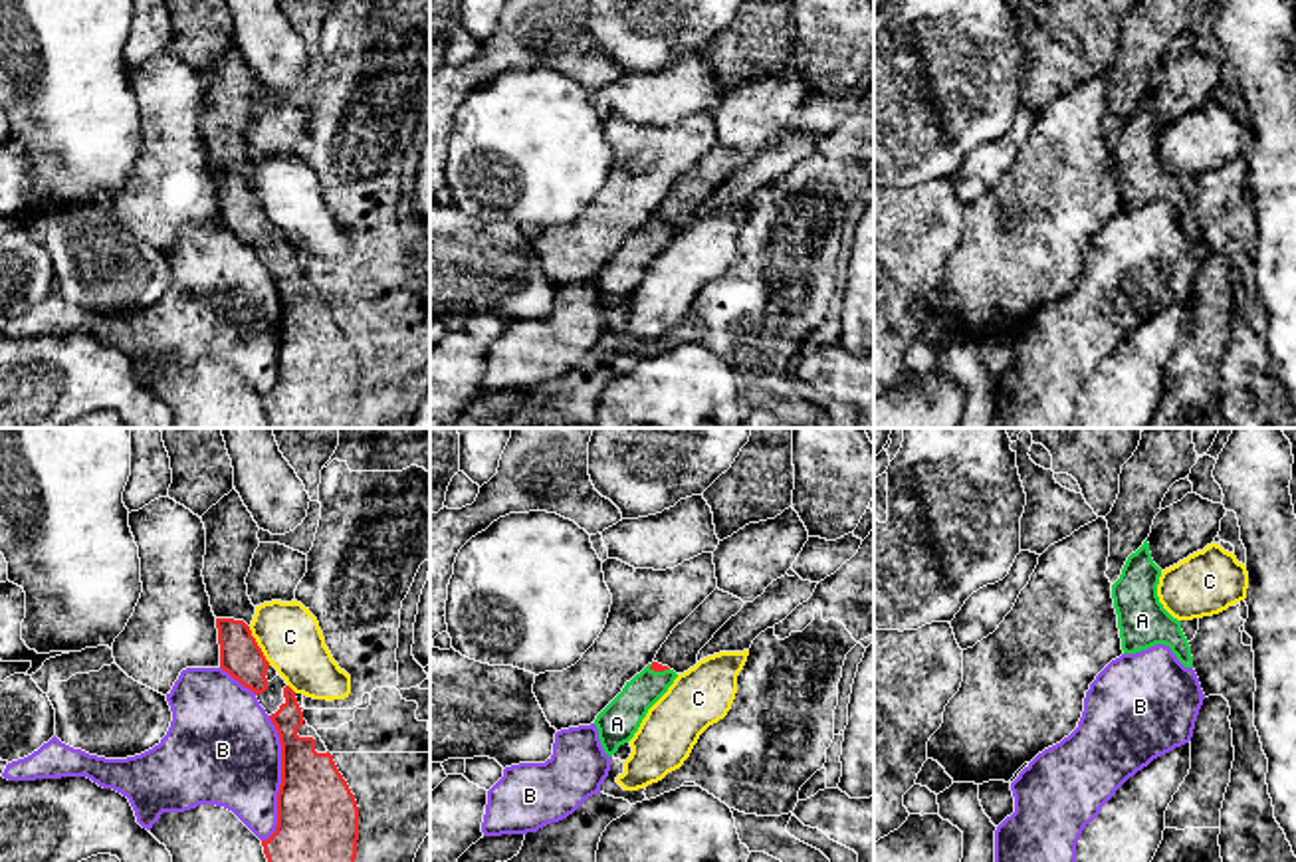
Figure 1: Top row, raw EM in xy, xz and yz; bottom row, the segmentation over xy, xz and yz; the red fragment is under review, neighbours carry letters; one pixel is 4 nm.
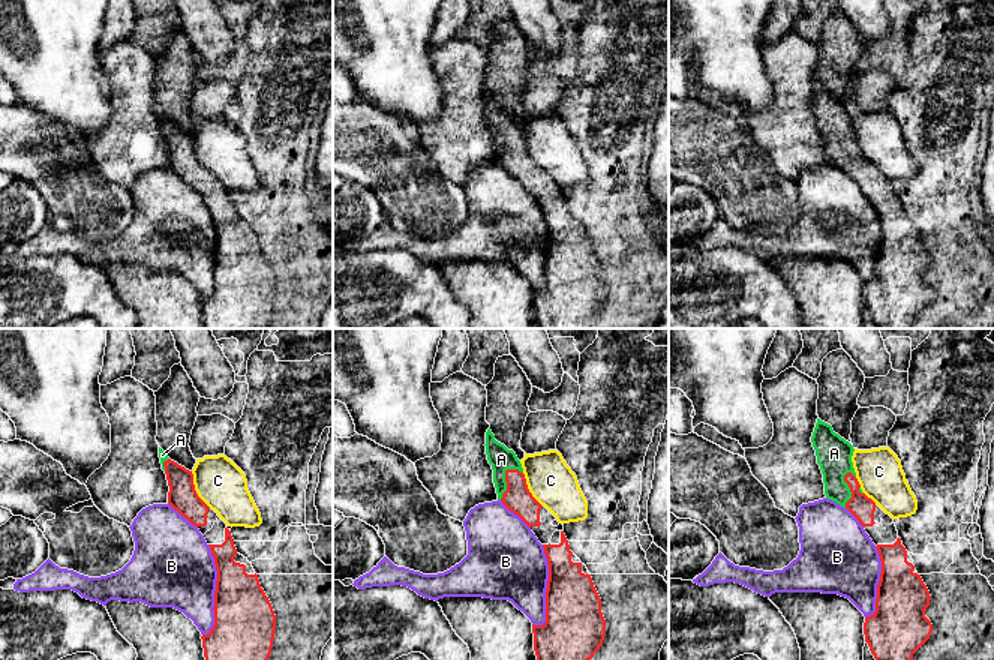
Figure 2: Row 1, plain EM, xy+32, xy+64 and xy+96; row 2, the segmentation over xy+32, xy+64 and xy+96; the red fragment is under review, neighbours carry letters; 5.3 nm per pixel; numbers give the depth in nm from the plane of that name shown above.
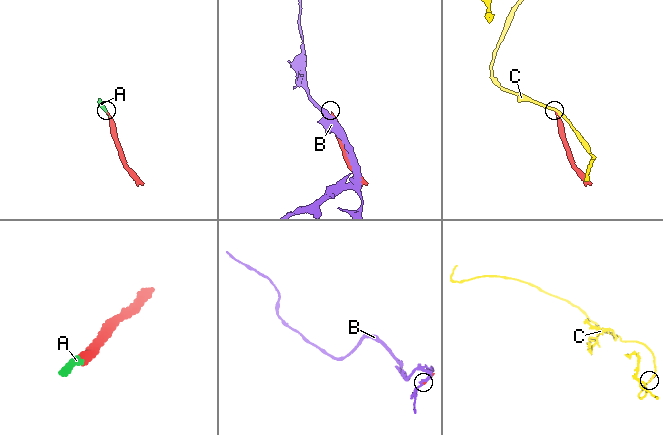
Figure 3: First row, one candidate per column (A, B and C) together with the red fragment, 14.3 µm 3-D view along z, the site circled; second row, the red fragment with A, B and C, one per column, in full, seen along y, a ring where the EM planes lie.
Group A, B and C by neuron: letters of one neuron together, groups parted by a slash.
A / B / C

